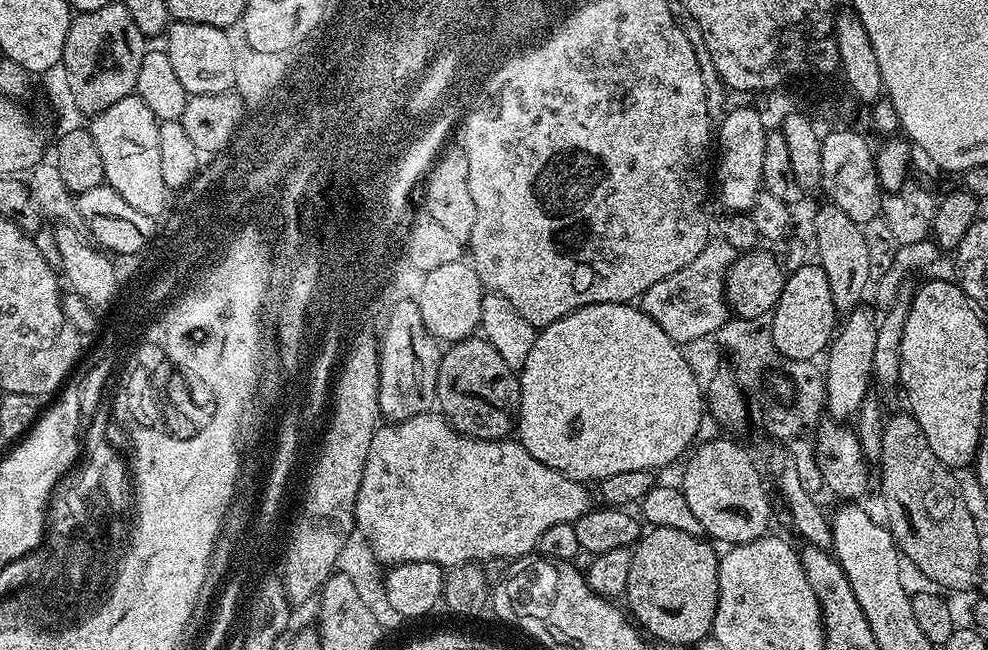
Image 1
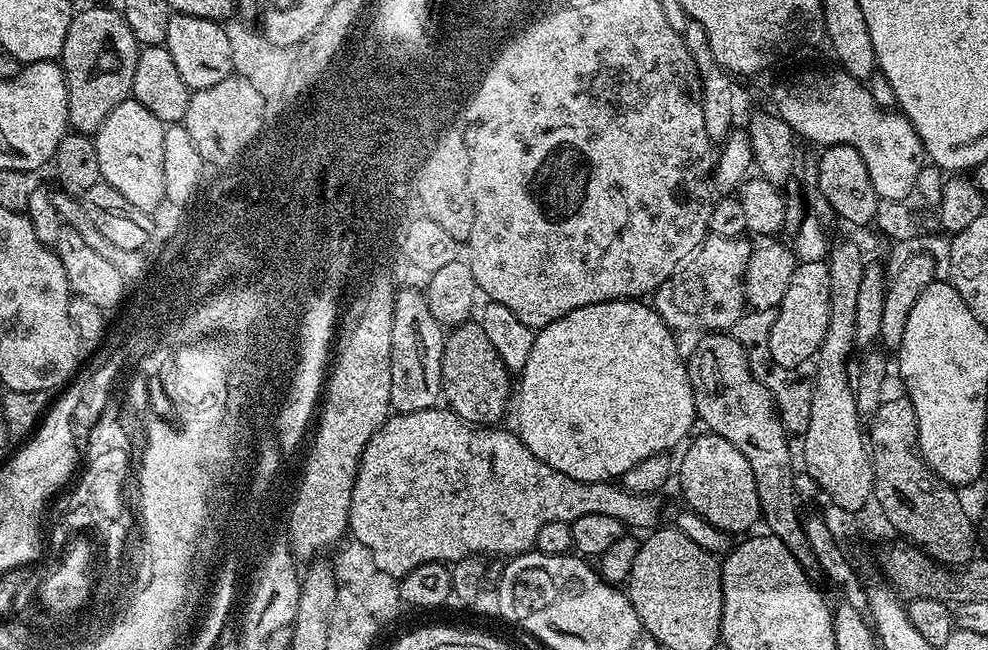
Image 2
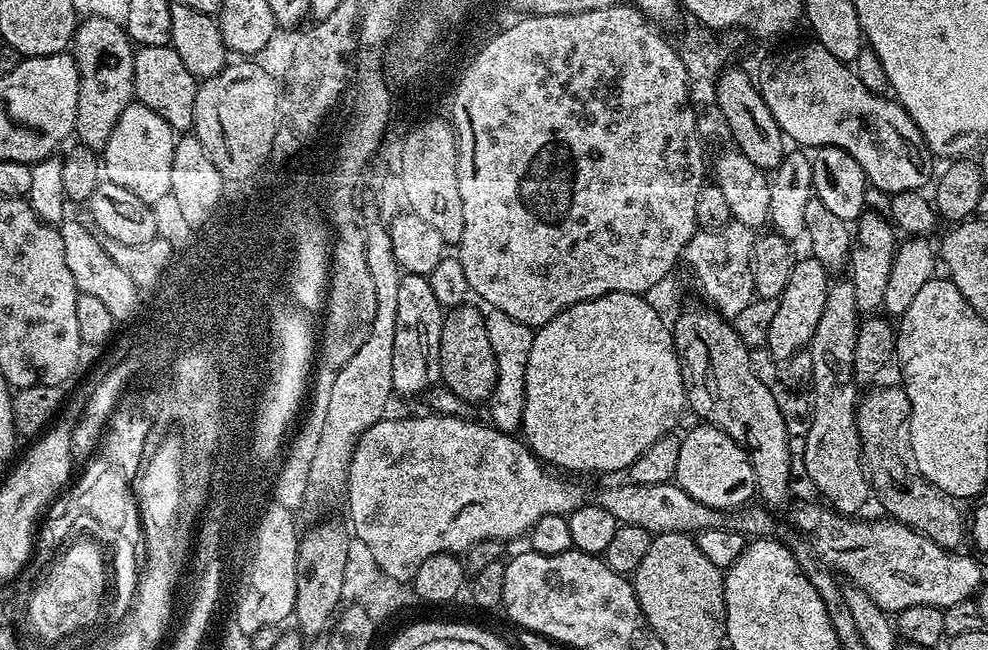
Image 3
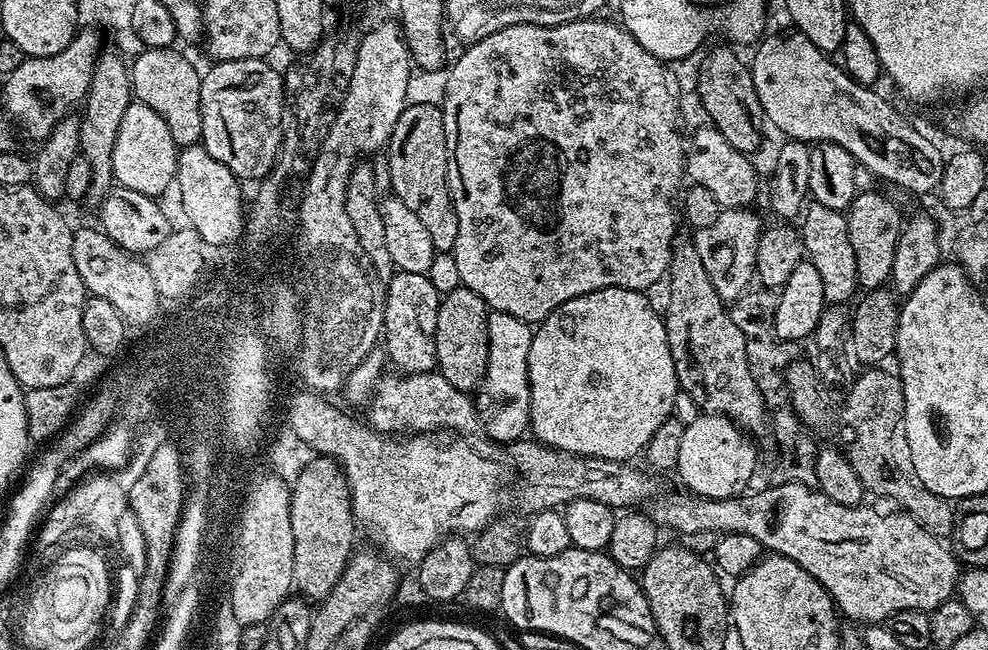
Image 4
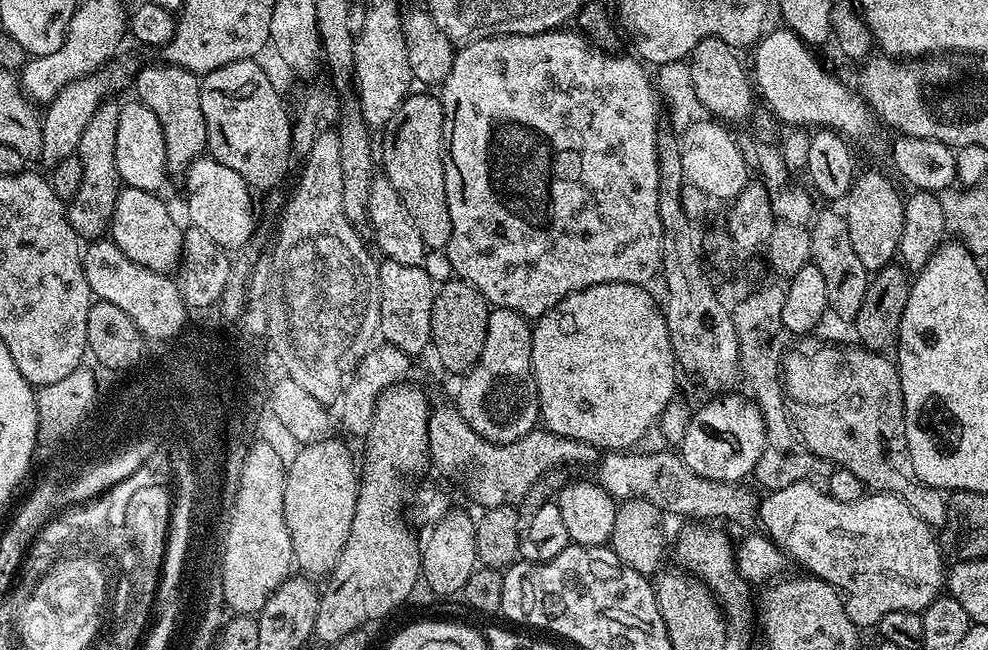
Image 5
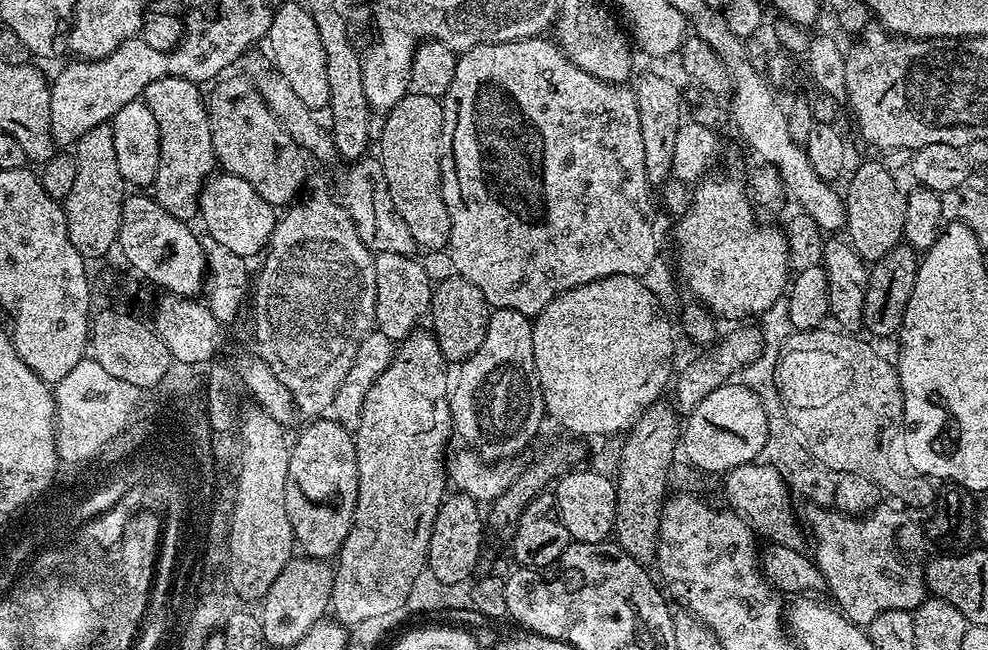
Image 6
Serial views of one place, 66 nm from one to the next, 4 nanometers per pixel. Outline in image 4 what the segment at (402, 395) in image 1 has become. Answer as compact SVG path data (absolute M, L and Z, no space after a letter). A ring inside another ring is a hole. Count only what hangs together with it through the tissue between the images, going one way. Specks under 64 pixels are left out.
M397 271L387 281L384 294L384 330L382 344L389 361L397 364L401 373L430 372L436 368L434 330L438 326L438 306L441 293L434 290L426 274Z

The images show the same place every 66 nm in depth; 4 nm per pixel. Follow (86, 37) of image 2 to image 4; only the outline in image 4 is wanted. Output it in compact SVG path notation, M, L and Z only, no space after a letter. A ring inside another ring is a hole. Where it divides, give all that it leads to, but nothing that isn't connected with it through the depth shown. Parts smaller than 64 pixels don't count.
M101 51L96 58L94 74L88 87L88 95L82 101L84 113L79 113L80 122L80 155L90 162L90 190L87 203L98 206L105 196L112 191L114 181L114 142L118 139L118 126L122 126L122 118L126 115L126 106L134 103L132 94L132 78L129 65L116 52Z

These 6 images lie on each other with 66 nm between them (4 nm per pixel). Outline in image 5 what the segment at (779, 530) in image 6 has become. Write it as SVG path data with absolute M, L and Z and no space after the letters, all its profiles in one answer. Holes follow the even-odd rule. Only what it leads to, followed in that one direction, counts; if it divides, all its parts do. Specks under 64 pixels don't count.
M608 450L603 453L604 456L596 464L596 476L594 475L595 483L599 484L602 490L606 490L606 494L610 494L612 499L617 502L623 502L626 500L648 500L654 506L658 506L660 511L665 514L671 514L673 512L676 516L692 516L688 518L695 518L700 522L716 522L716 519L721 516L724 520L733 520L736 524L748 524L757 519L758 516L758 500L757 497L752 497L750 493L744 489L743 483L739 484L723 484L722 482L714 482L713 480L707 480L702 478L698 474L694 474L694 470L690 470L690 466L684 464L683 458L679 456L675 451L665 450L666 452L640 452L641 450Z

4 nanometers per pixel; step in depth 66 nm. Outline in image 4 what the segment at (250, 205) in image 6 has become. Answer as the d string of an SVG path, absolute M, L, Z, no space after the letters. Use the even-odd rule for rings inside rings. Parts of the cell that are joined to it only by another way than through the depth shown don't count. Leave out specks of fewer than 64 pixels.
M200 144L180 148L176 161L175 187L180 187L180 204L188 224L199 239L216 244L233 244L244 232L246 201L241 181Z

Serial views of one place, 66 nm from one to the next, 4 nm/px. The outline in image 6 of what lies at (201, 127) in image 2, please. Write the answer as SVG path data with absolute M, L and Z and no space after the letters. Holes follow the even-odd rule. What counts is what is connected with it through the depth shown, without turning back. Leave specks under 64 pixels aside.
M228 74L217 79L211 85L212 93L209 91L206 96L216 163L227 175L237 176L250 182L250 186L254 186L254 190L258 190L258 194L262 194L262 198L266 198L268 204L273 206L291 205L301 195L310 176L310 171L308 172L307 166L304 165L305 153L294 142L294 138L290 138L290 134L286 134L286 130L282 130L278 118L274 118L270 106L264 101L262 94L258 94L252 81L243 75L240 75L241 77L232 75Z

